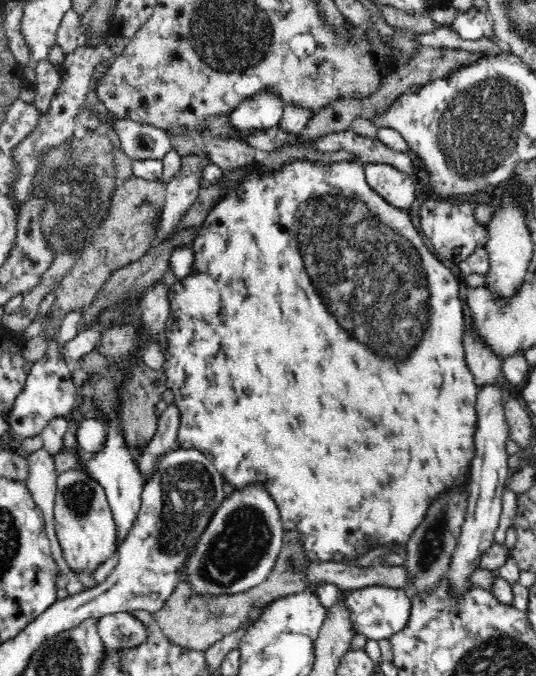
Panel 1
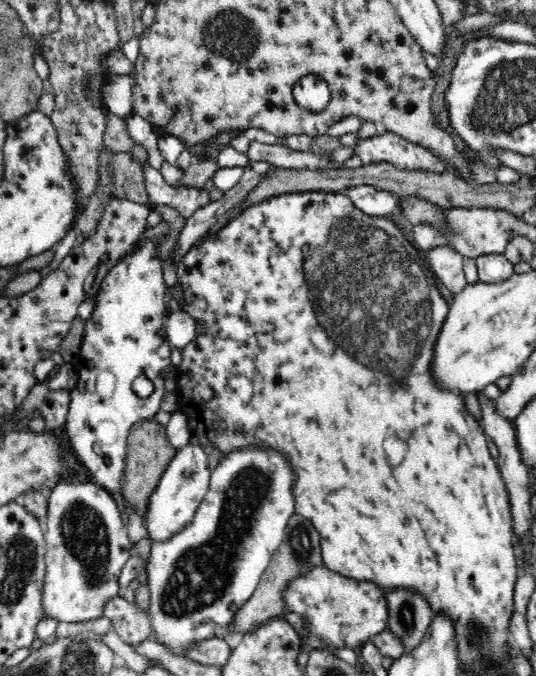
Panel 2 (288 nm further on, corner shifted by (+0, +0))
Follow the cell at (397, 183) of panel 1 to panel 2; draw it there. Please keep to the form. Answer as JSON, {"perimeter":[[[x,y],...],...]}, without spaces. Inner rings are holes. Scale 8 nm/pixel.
{"perimeter":[[[356,186],[356,188],[346,190],[344,194],[348,194],[358,206],[358,210],[364,212],[366,216],[388,218],[388,216],[400,214],[398,196],[394,196],[392,192],[380,190],[378,186]]]}

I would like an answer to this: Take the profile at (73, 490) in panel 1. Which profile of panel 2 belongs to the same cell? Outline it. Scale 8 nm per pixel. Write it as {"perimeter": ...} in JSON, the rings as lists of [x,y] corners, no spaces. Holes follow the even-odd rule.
{"perimeter":[[[58,482],[50,488],[48,496],[48,516],[44,522],[46,532],[46,584],[44,584],[44,610],[46,618],[56,618],[58,624],[84,624],[98,620],[104,612],[104,602],[120,592],[118,576],[124,564],[132,558],[132,542],[128,538],[122,514],[118,510],[116,498],[110,496],[96,484],[90,482]]]}

